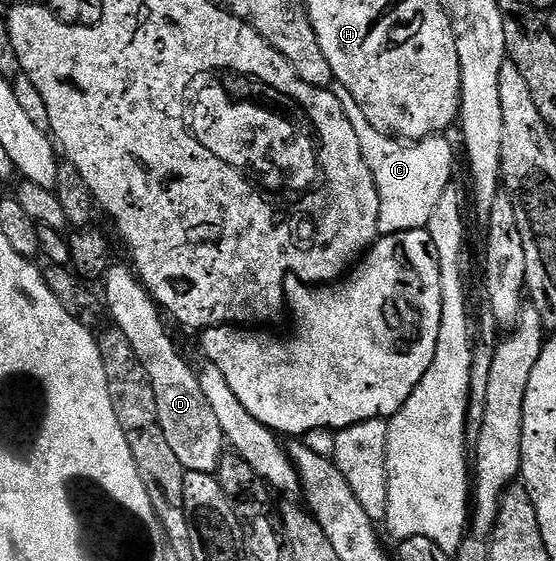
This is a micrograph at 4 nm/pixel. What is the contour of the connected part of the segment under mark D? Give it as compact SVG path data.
M117 264L107 267L100 285L104 304L118 326L118 332L129 342L131 353L145 370L147 387L153 403L156 404L157 423L165 444L183 471L196 471L206 475L215 473L226 444L222 429L212 413L203 389L200 388L197 373L184 362L168 338L160 320L161 313L157 303L129 267L124 268Z

